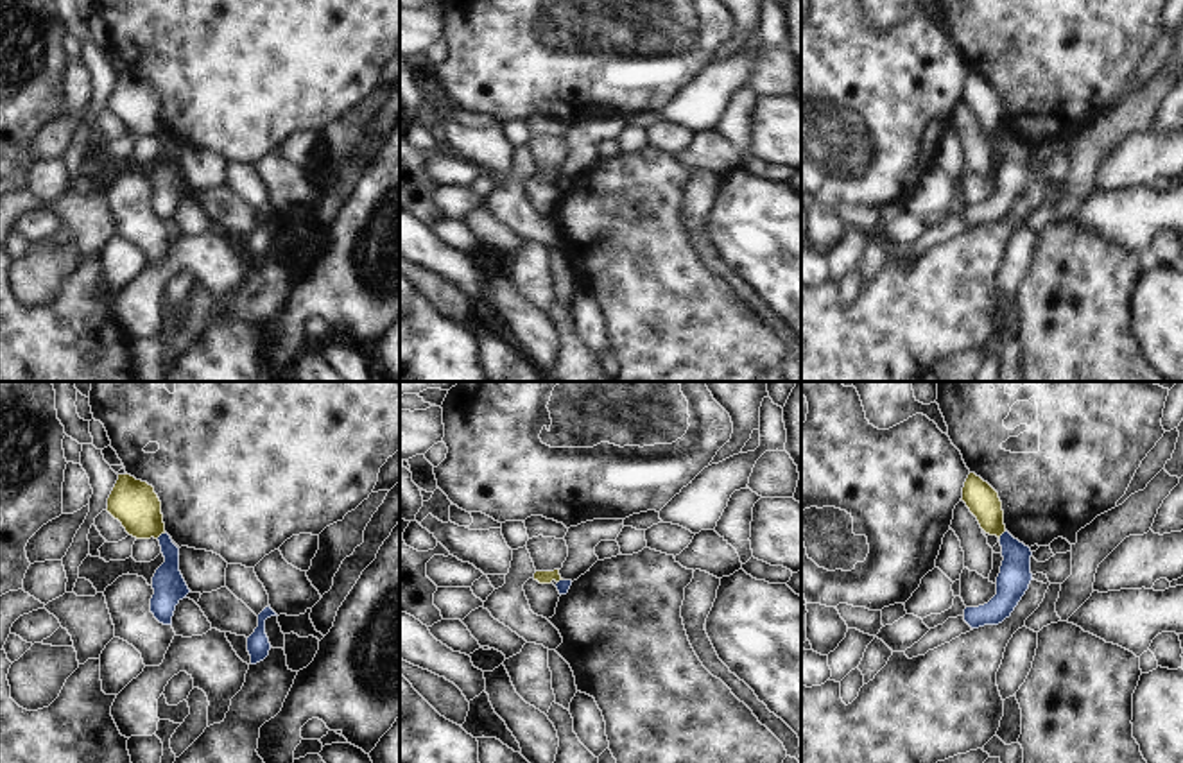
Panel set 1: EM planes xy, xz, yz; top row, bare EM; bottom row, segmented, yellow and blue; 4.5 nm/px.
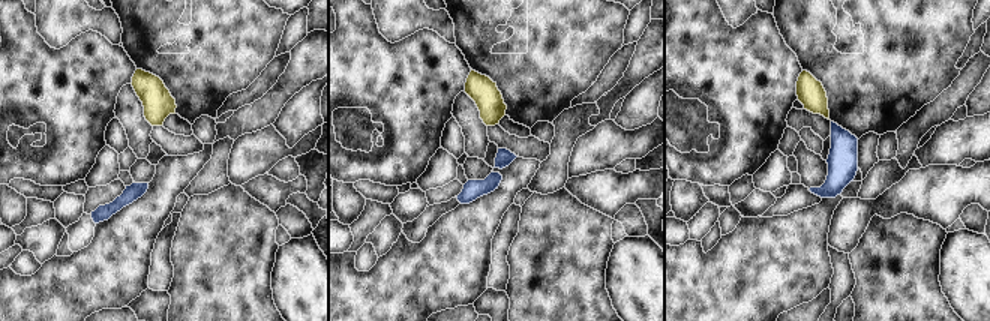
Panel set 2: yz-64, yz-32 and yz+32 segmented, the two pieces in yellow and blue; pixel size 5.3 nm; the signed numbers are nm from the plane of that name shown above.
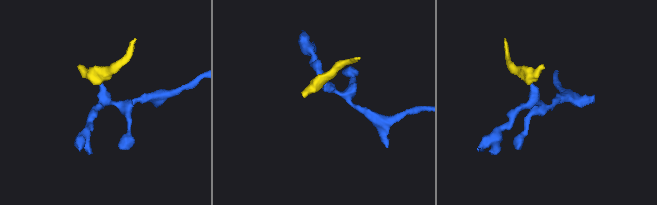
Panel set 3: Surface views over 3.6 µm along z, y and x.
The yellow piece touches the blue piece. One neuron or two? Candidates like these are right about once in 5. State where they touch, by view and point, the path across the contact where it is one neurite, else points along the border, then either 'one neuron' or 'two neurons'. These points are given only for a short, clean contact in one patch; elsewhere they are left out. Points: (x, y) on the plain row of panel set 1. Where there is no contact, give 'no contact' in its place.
yz (1001, 133) | along yz (1006, 129), (999, 138) | two neurons

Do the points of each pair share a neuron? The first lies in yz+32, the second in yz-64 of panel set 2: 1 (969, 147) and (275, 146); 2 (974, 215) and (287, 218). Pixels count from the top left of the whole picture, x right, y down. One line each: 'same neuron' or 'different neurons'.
1: same neuron
2: same neuron

